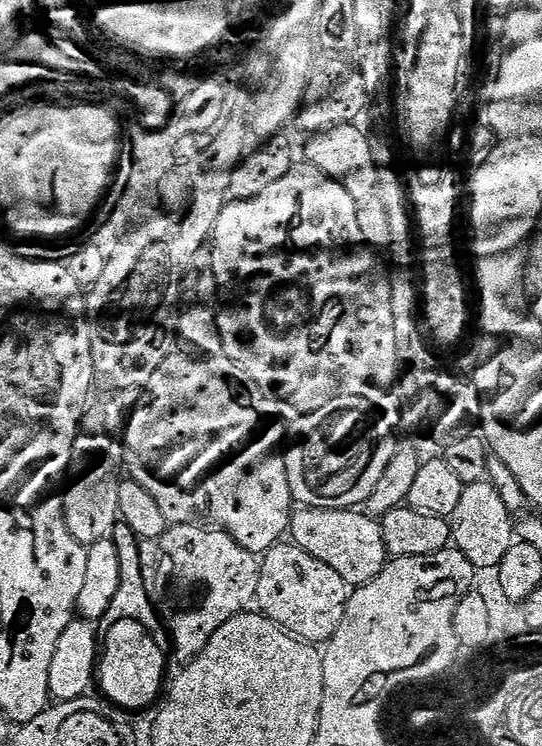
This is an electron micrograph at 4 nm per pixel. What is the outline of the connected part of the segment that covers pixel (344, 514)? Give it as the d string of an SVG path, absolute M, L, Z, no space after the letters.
M301 507L293 511L290 525L291 543L306 550L310 558L326 562L326 566L330 566L330 570L334 570L334 574L339 574L353 589L374 582L382 574L384 567L390 563L388 547L380 529L381 521L361 512Z

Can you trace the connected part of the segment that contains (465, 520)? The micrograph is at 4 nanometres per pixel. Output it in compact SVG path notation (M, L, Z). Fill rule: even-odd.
M487 482L469 484L462 494L462 502L458 502L458 510L450 517L452 526L452 544L456 551L461 552L476 567L499 569L502 558L514 543L514 516L506 510L502 497L494 486Z

